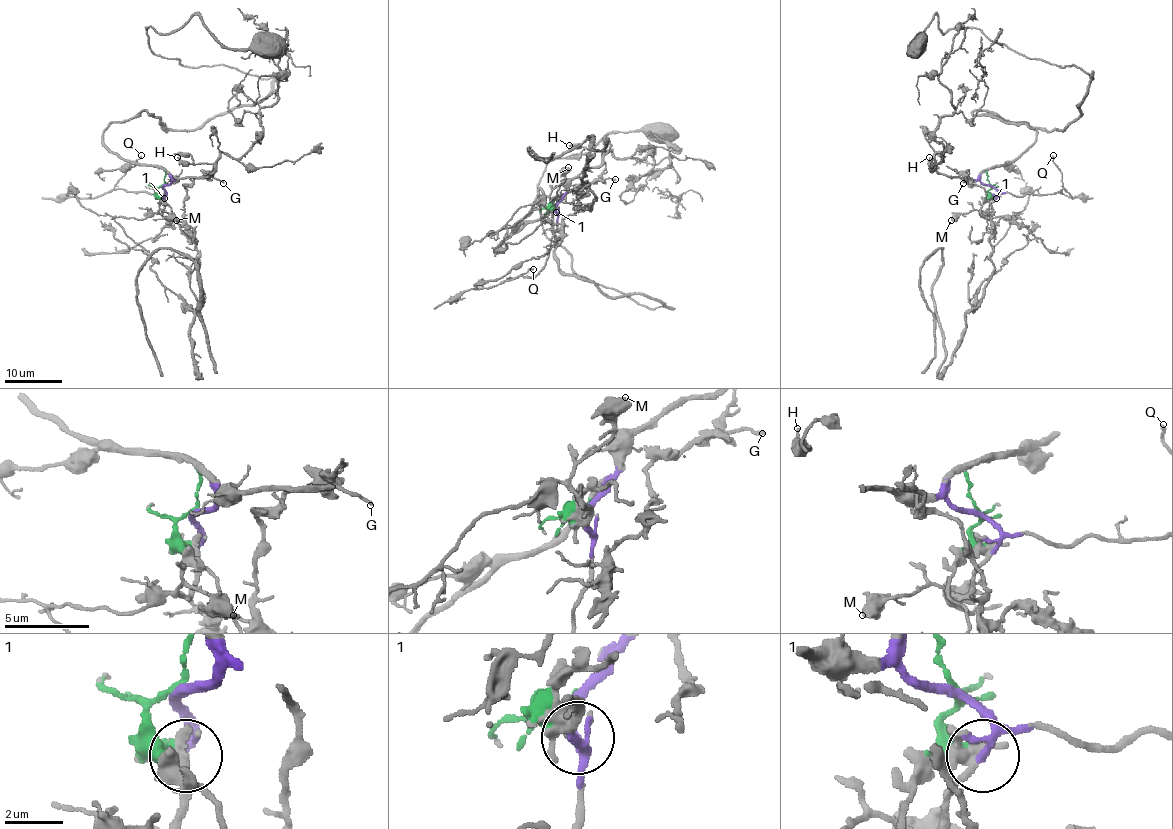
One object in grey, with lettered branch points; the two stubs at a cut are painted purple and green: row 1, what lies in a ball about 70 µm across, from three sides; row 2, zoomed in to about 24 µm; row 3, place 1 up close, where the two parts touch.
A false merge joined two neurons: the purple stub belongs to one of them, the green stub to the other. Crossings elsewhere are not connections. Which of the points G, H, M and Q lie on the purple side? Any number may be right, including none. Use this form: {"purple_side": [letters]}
{"purple_side": ["H", "M", "Q"]}

